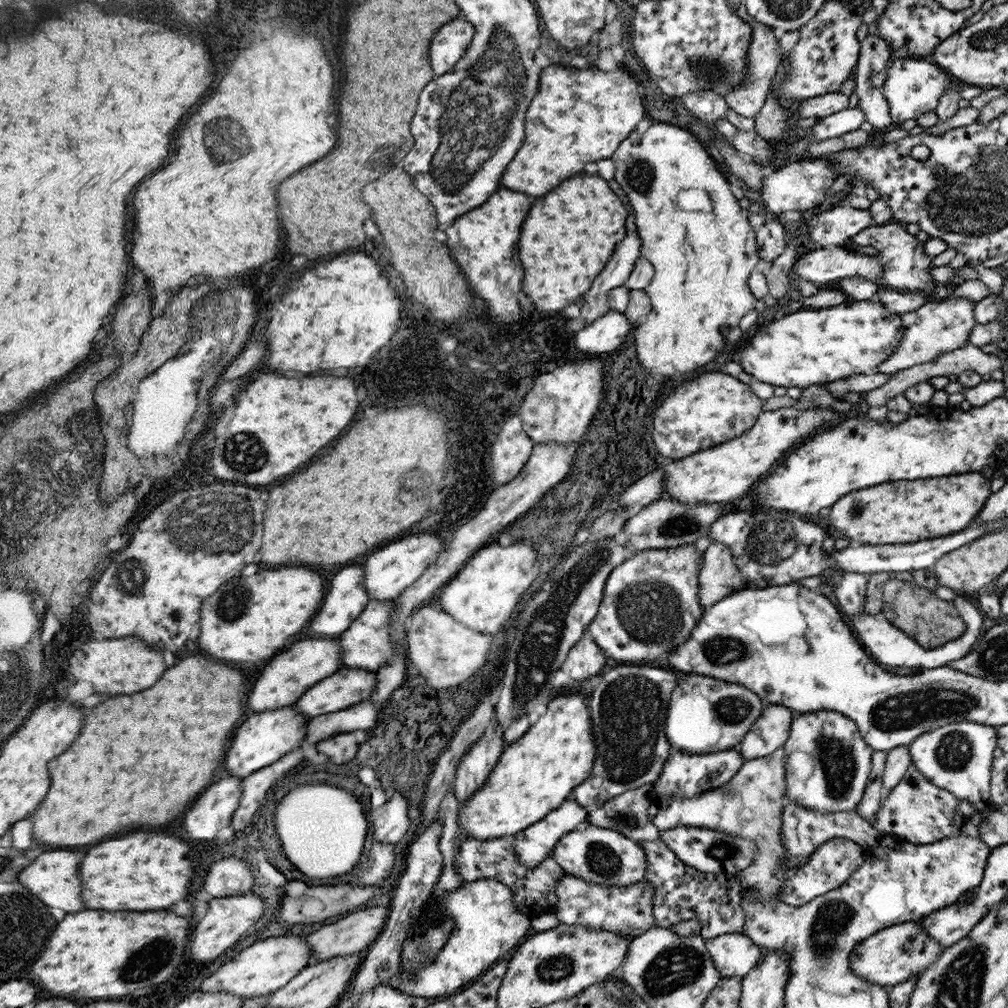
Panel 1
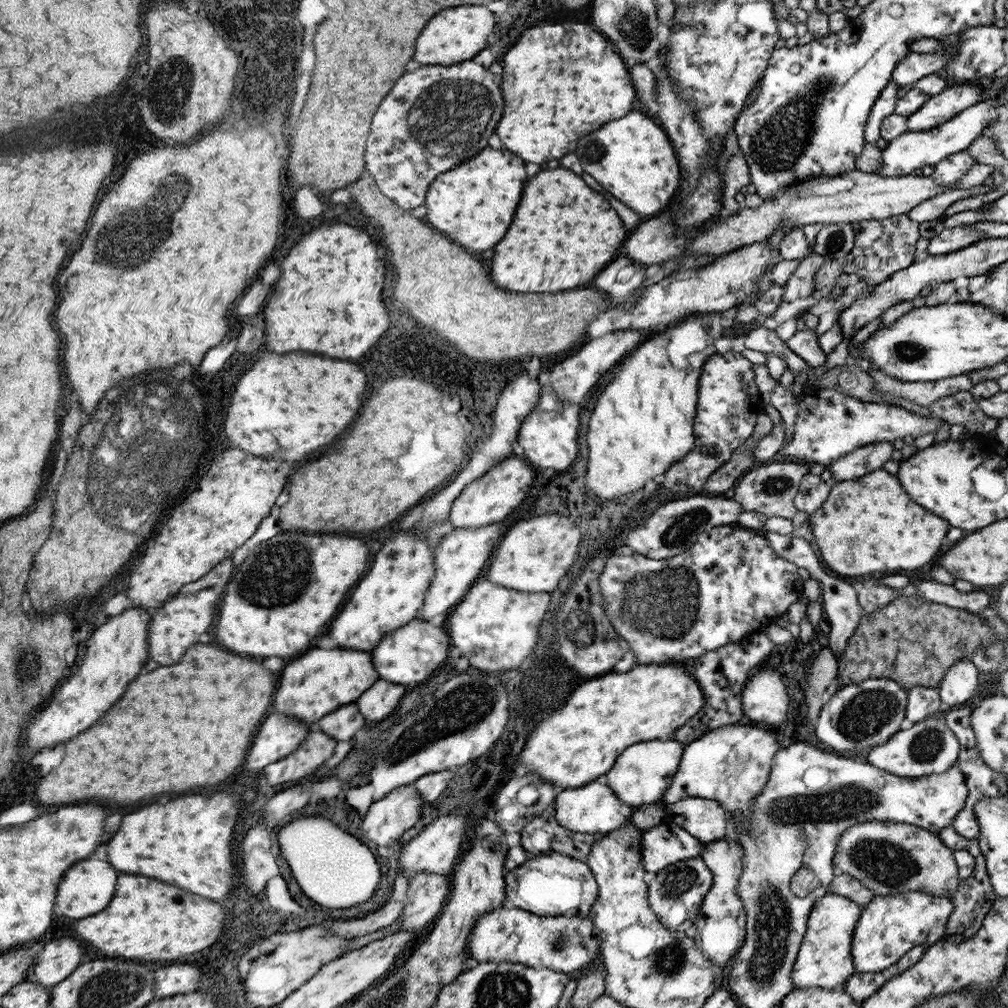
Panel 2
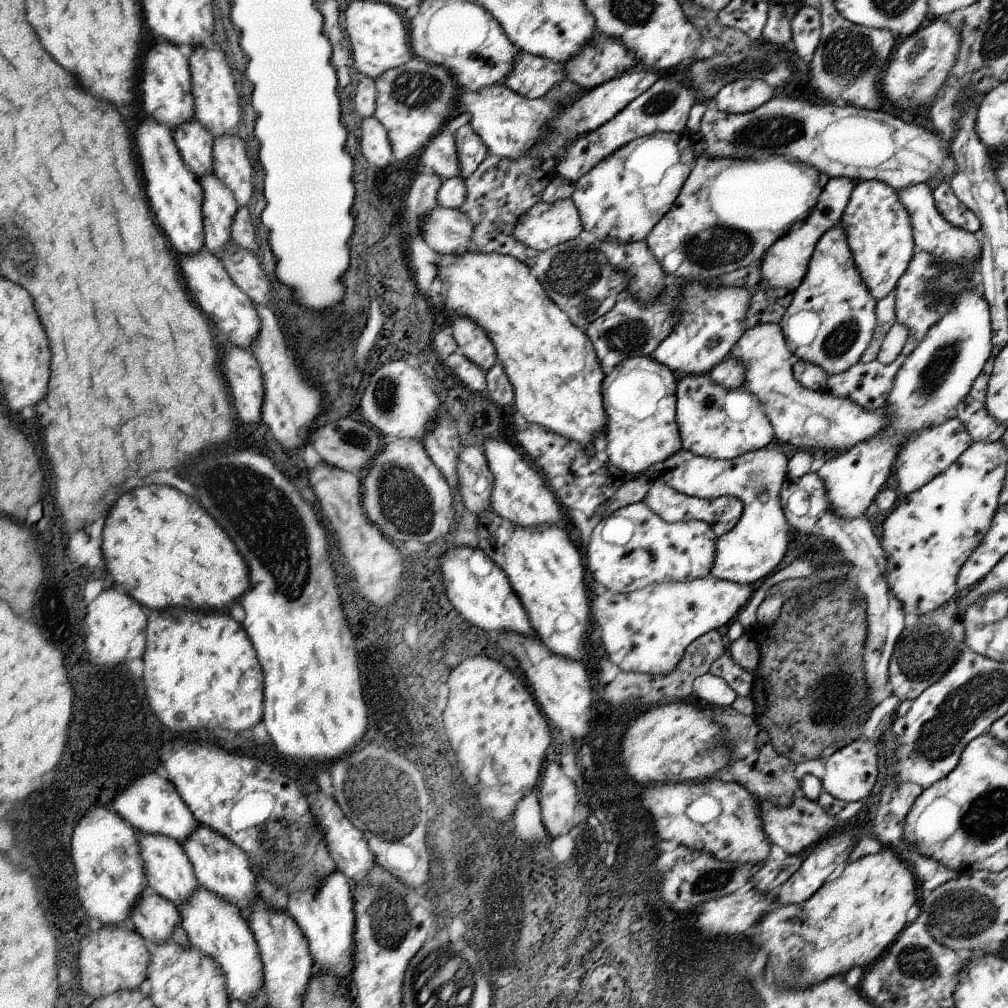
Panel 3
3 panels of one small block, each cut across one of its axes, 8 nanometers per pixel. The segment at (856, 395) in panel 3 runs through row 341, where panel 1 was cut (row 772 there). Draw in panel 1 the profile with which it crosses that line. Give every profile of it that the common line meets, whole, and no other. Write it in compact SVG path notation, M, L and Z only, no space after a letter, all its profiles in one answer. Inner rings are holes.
M913 764L907 768L901 782L883 800L875 818L877 824L873 826L879 830L879 834L895 834L897 838L905 838L911 844L935 844L939 840L957 836L979 840L979 826L987 818L987 814L977 812L971 802L953 796L945 788L931 784Z

